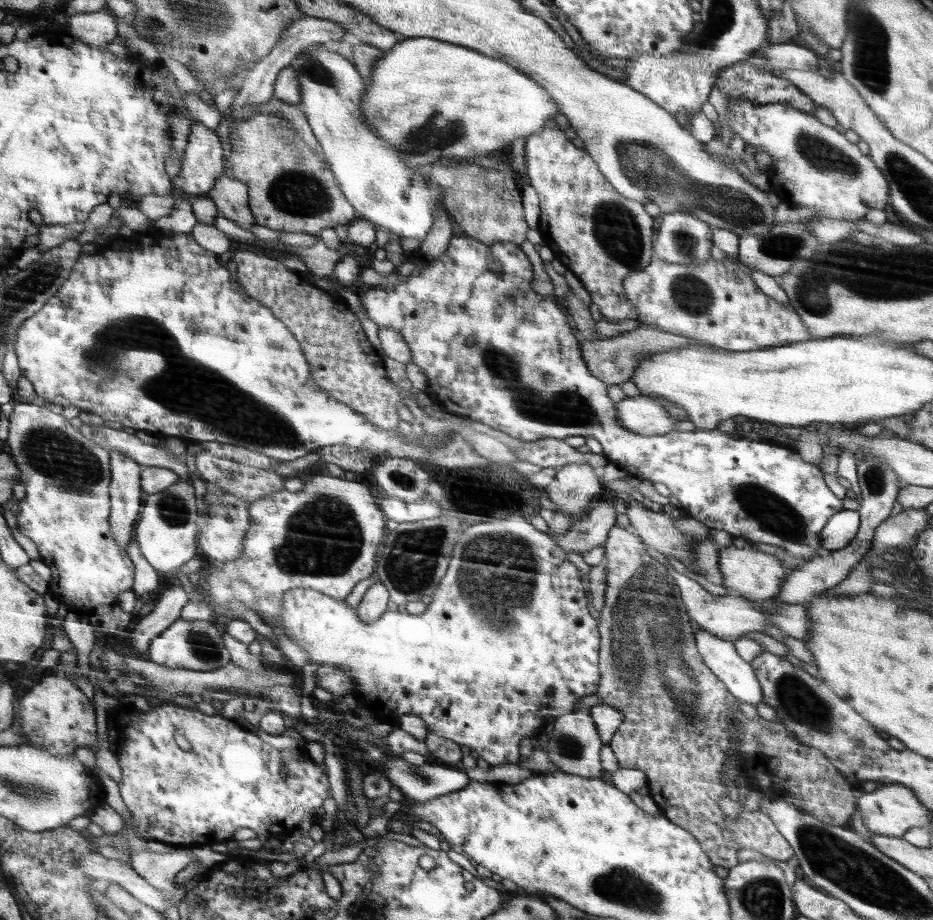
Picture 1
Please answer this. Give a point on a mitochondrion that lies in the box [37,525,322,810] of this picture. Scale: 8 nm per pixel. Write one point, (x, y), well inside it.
(201, 644)

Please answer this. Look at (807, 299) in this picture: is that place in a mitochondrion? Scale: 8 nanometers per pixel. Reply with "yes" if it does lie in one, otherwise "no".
yes

